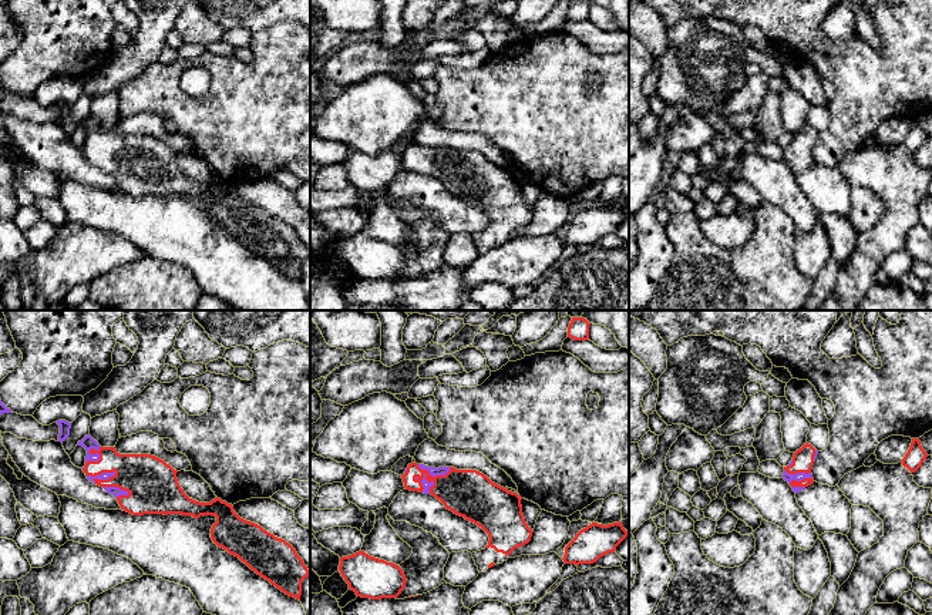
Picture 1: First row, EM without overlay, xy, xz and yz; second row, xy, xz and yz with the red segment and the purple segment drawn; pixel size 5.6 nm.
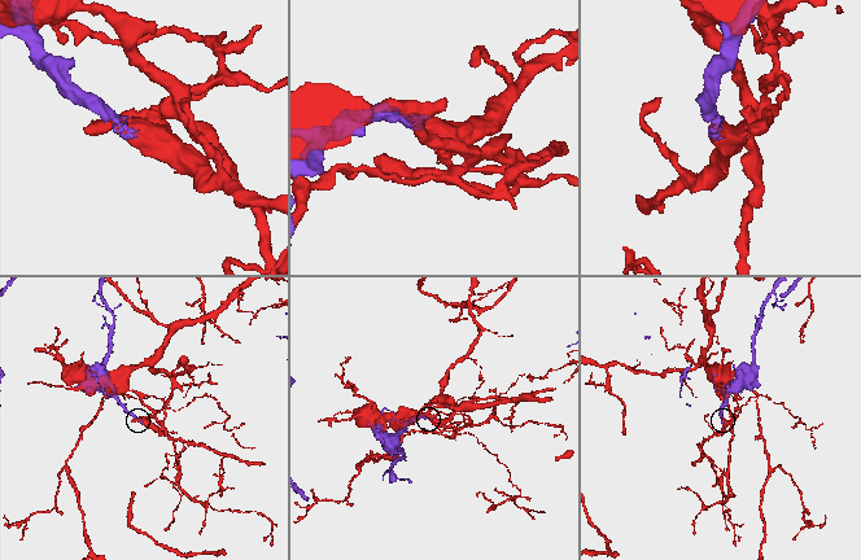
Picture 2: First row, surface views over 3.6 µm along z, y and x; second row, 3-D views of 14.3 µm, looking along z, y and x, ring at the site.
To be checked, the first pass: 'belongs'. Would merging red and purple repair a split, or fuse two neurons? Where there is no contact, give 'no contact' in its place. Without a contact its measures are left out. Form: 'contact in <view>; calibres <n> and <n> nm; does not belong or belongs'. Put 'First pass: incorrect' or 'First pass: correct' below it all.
contact in xz; calibres 280 and 50 nm; does not belong
First pass: incorrect

